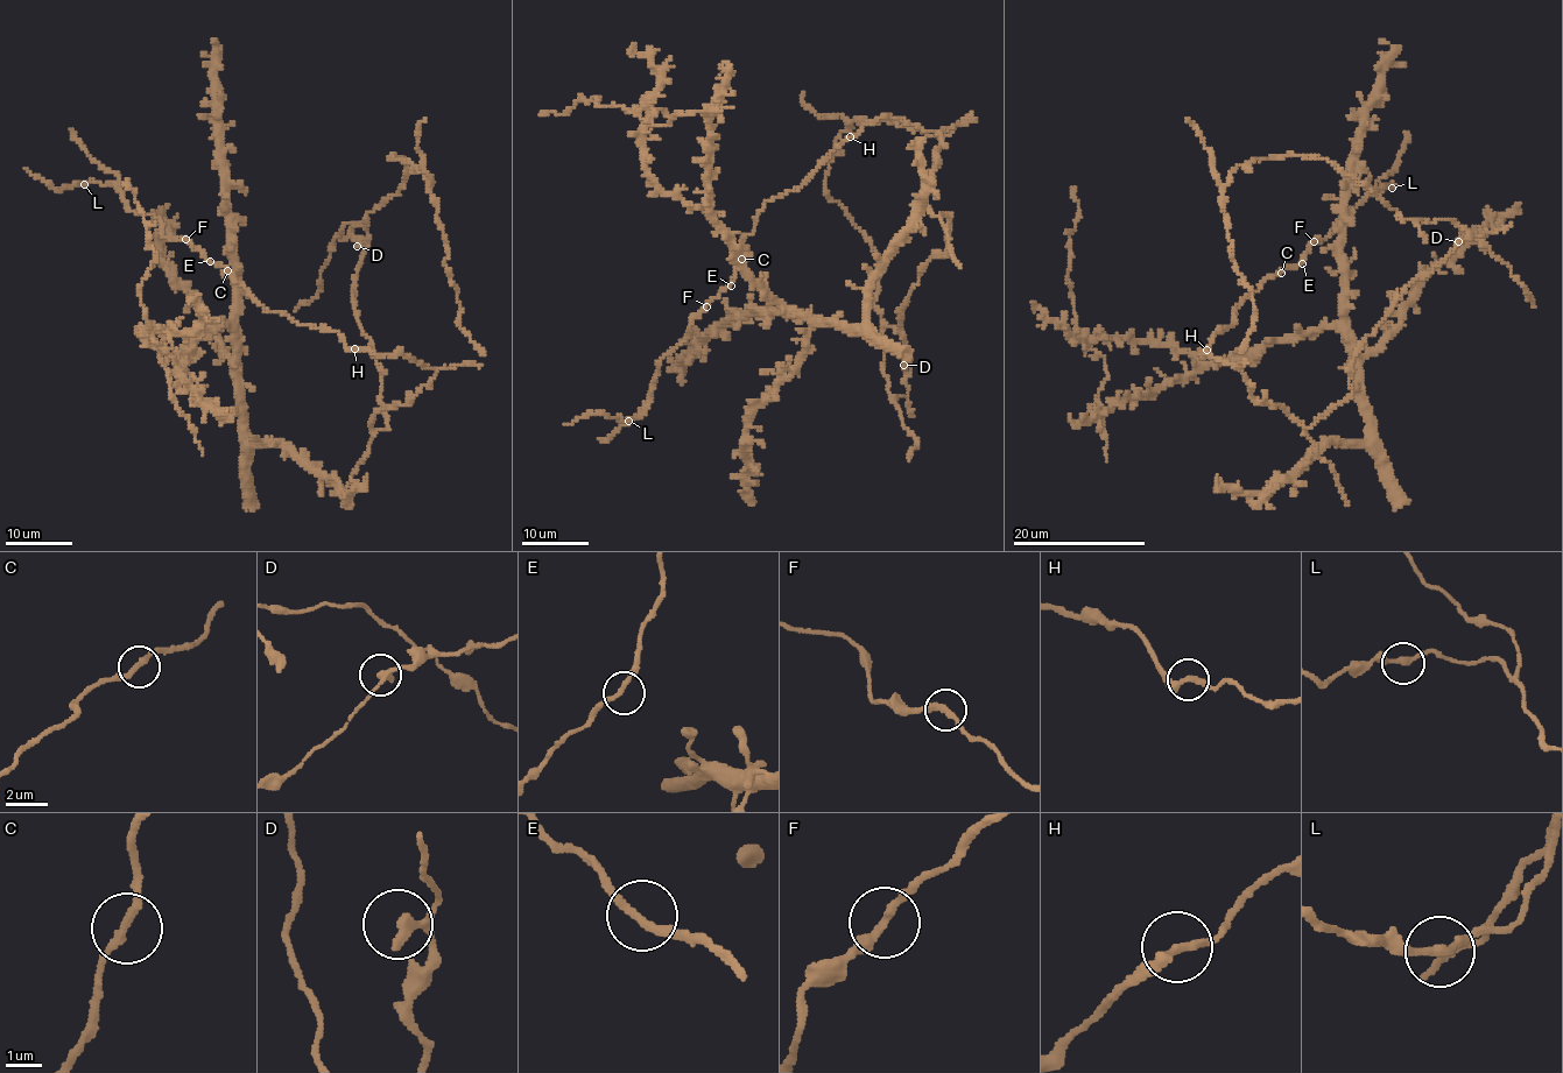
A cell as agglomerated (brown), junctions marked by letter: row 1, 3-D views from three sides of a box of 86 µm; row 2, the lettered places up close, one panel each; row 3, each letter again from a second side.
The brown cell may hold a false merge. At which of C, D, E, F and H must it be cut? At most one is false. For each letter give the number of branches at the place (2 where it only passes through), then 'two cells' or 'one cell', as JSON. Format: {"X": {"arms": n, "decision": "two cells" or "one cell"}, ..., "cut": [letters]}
{"C": {"arms": 2, "decision": "one cell"}, "D": {"arms": 2, "decision": "one cell"}, "E": {"arms": 2, "decision": "one cell"}, "F": {"arms": 2, "decision": "one cell"}, "H": {"arms": 2, "decision": "one cell"}, "cut": []}

